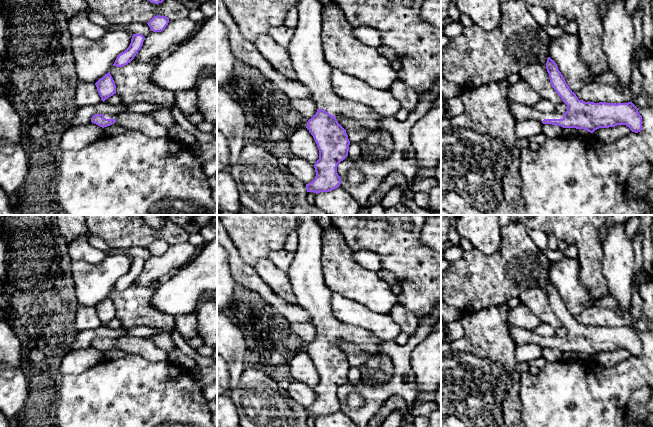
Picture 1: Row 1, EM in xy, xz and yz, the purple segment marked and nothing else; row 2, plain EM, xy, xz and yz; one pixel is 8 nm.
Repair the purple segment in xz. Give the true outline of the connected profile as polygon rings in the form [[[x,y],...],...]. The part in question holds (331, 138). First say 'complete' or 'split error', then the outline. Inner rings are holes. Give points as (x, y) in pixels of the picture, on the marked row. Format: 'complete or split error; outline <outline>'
split error; outline [[[298,0],[298,22],[289,41],[287,50],[297,74],[297,80],[302,83],[312,95],[317,112],[308,120],[306,128],[313,136],[319,149],[319,159],[314,164],[315,179],[306,184],[307,192],[329,192],[338,188],[342,182],[337,173],[338,164],[348,156],[350,141],[346,130],[338,123],[337,114],[355,119],[370,131],[379,131],[379,120],[382,117],[370,107],[356,104],[337,97],[331,87],[332,67],[326,62],[321,40],[322,5],[319,0]]]

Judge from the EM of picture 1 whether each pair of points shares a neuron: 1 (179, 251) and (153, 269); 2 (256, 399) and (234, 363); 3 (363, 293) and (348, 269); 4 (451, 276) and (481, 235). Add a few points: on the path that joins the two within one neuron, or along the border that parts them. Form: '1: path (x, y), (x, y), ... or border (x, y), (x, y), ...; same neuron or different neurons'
1: path (173, 257), (166, 263), (159, 265); same neuron
2: border (245, 368), (236, 387); different neurons
3: path (360, 287), (348, 275); same neuron
4: border (473, 246), (484, 254), (492, 254), (496, 251); different neurons

